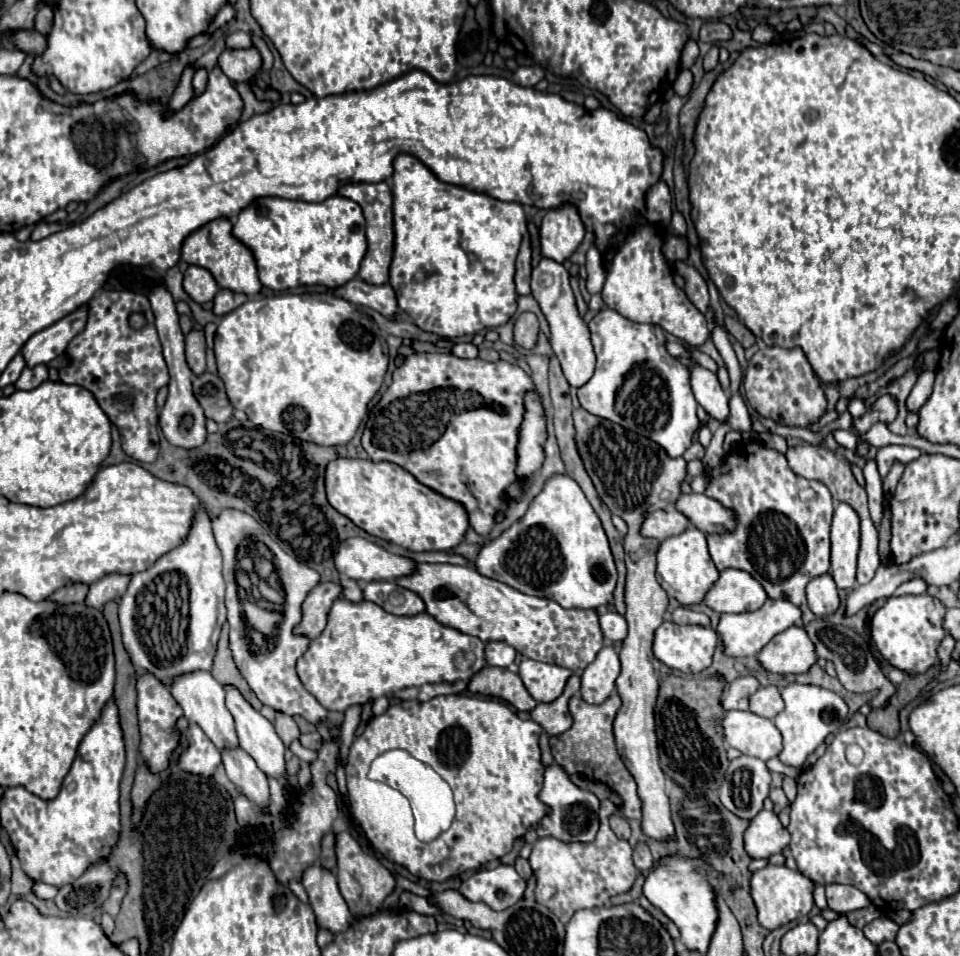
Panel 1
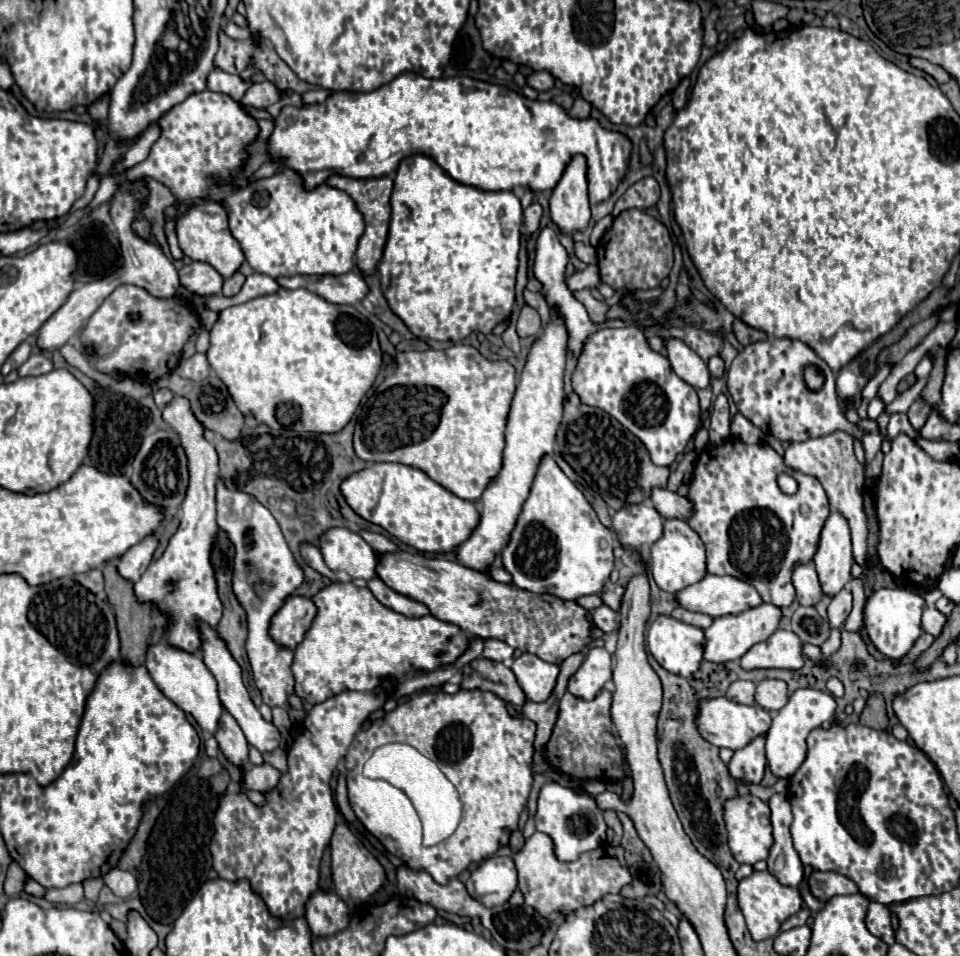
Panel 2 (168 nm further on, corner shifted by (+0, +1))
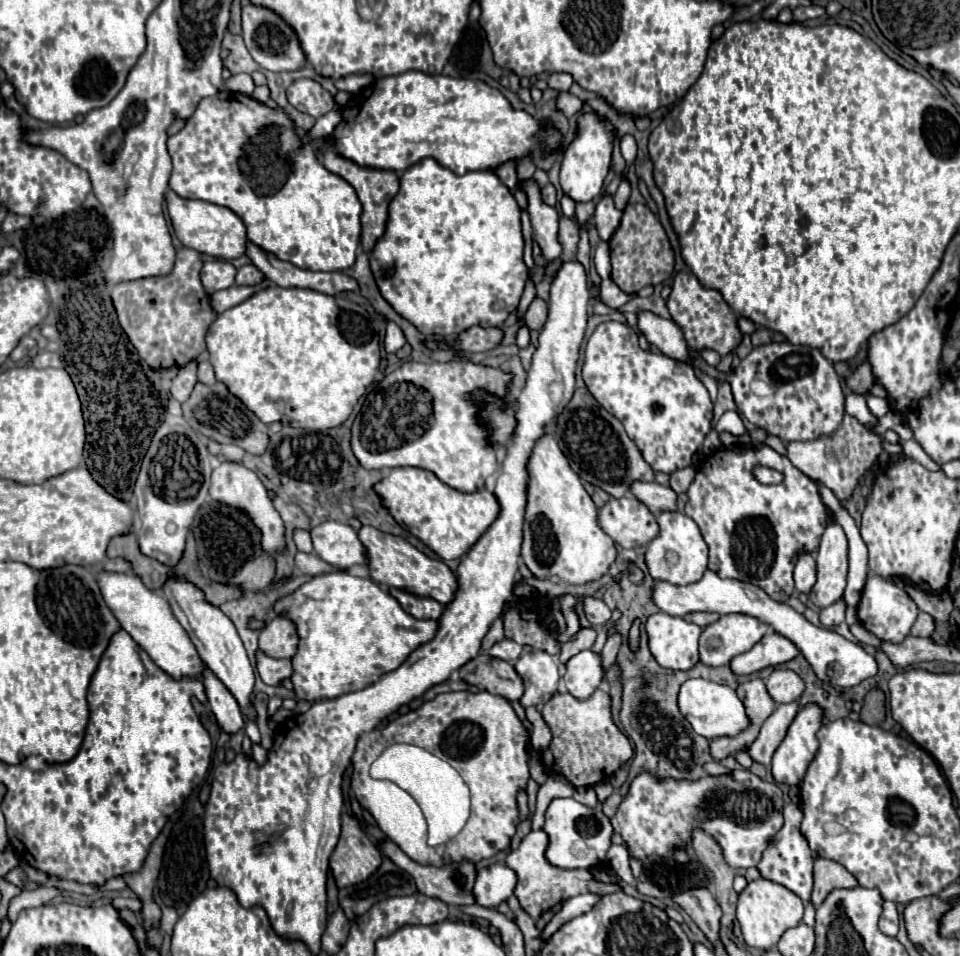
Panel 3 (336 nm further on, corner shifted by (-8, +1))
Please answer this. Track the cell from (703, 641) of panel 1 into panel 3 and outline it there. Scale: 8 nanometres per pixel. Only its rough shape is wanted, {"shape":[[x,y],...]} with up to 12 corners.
{"shape":[[664,612],[646,620],[662,668],[698,662],[702,628]]}

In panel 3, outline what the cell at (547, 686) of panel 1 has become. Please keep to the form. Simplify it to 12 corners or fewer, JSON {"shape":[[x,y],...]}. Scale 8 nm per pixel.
{"shape":[[548,652],[518,658],[520,704],[542,706],[558,692],[558,666]]}

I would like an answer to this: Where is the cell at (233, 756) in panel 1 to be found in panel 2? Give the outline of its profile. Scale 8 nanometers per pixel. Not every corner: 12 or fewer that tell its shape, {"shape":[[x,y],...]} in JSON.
{"shape":[[226,710],[216,736],[222,754],[242,772],[252,768],[250,746]]}

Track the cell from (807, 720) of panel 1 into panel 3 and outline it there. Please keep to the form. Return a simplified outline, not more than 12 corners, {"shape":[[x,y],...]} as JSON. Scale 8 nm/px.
{"shape":[[802,706],[772,756],[778,784],[802,782],[816,756],[822,710]]}

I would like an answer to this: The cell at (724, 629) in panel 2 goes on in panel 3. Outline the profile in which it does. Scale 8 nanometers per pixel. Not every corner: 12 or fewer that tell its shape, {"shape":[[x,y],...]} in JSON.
{"shape":[[726,614],[700,636],[700,662],[728,666],[766,634],[752,616]]}

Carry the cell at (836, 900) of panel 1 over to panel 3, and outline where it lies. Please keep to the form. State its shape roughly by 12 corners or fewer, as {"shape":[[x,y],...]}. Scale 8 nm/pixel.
{"shape":[[814,860],[814,906],[830,890],[854,888],[856,878],[842,864]]}

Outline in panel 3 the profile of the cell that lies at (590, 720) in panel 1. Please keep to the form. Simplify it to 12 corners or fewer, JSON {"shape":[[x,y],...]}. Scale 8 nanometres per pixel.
{"shape":[[554,694],[550,774],[574,788],[608,780],[632,756],[610,696]]}

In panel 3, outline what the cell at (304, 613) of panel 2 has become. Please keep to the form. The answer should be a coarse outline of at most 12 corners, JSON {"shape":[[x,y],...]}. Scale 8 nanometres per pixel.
{"shape":[[274,618],[258,636],[270,658],[292,658],[298,648],[294,624]]}

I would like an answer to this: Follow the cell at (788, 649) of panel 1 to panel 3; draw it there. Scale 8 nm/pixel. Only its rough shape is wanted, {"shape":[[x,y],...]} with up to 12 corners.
{"shape":[[776,632],[730,662],[734,674],[754,674],[798,656]]}

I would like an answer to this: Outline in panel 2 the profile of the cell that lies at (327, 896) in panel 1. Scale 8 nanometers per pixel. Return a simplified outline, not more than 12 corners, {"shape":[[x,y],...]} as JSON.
{"shape":[[316,890],[306,902],[314,936],[332,936],[350,922],[348,906]]}

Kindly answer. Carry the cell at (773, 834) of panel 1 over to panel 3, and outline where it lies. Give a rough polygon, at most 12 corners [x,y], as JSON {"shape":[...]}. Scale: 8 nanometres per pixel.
{"shape":[[750,770],[640,772],[610,818],[630,858],[716,838],[756,866],[782,790]]}

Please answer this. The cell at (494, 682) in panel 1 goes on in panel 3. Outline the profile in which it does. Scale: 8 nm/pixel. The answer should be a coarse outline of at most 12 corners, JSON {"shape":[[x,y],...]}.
{"shape":[[480,654],[460,668],[466,684],[510,702],[524,692],[510,662]]}

